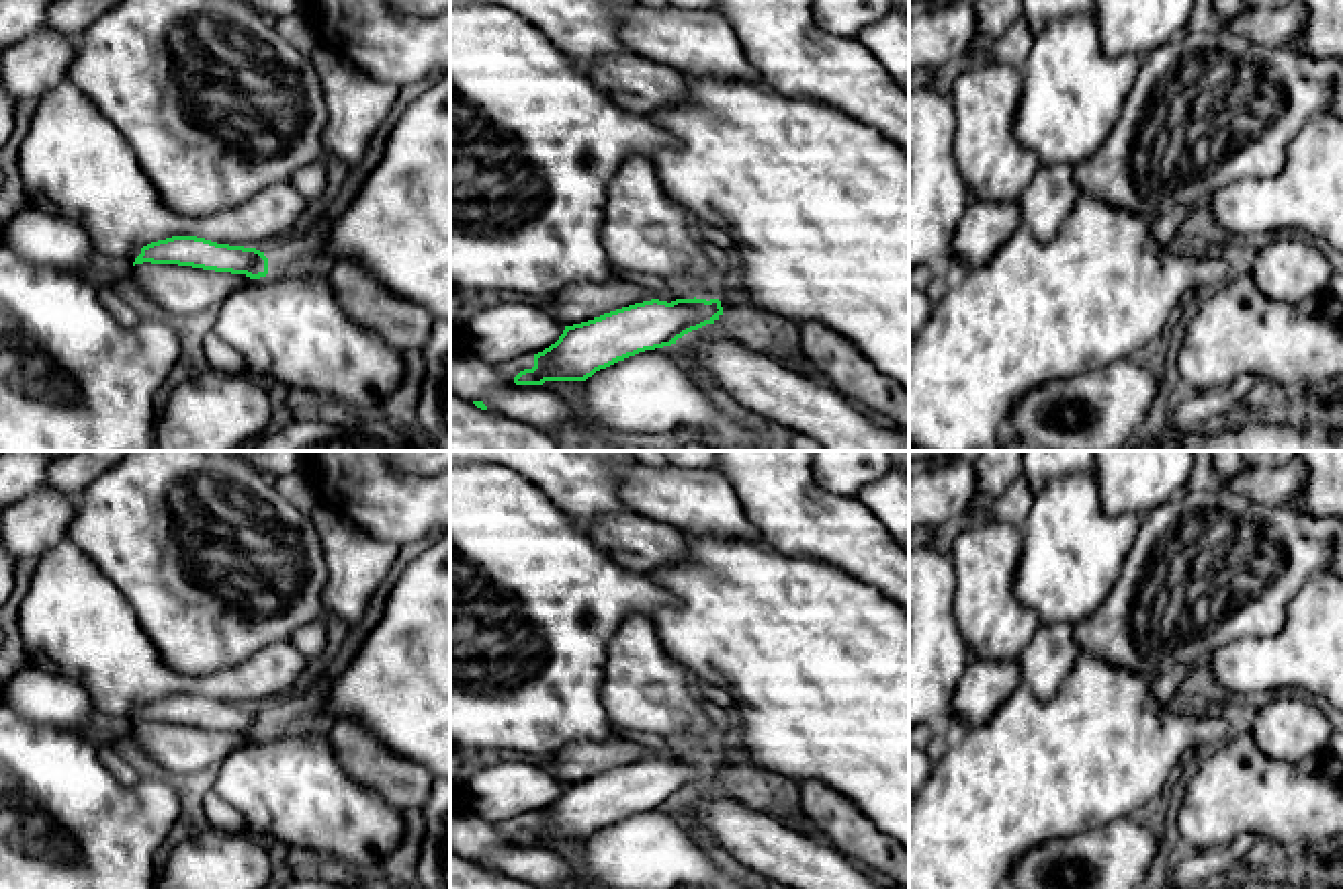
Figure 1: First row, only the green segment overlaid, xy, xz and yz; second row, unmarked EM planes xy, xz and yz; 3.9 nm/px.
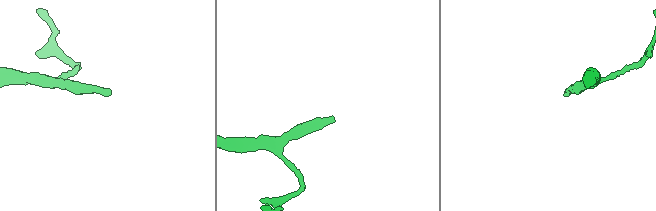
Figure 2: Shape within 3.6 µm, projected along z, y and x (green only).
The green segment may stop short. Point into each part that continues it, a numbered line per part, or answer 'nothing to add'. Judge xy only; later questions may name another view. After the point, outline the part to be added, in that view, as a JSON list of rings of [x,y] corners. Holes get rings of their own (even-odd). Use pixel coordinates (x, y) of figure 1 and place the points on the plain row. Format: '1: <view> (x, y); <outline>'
1: xy (398, 685); [[[450,528],[407,563],[383,617],[334,684],[319,698],[268,719],[268,733],[295,729],[307,715],[356,719],[397,756],[450,780]]]

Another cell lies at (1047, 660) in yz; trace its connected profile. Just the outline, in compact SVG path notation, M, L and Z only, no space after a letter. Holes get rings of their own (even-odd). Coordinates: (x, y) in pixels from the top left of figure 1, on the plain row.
M1071 623L1040 625L1017 658L1022 686L1040 701L1054 696L1081 655L1073 629Z

